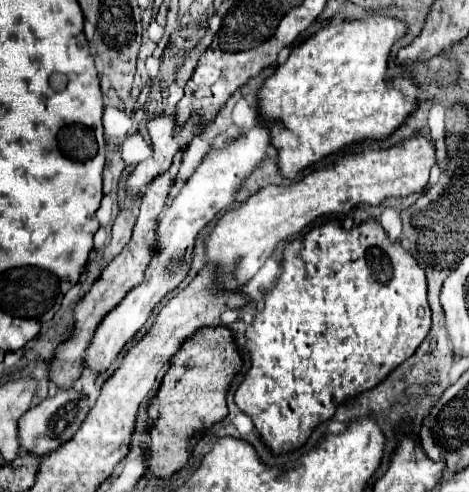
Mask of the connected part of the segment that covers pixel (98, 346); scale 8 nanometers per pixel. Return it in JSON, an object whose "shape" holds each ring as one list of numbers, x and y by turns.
{"shape":[[258,123,250,129,246,137,234,139,226,143,220,151,210,153,202,159,186,187,180,189,180,193,166,205,160,225,158,225,158,245,154,251,154,257,146,269,144,281,134,287,98,325,94,339,84,353,84,367,92,369,94,373,104,373,112,359,122,351,122,347,144,327,146,319,150,317,152,309,164,299,170,289,176,289,184,277,190,271,192,257,194,257,194,241,198,233,216,217,218,211,230,207,236,199,236,191,242,187,248,173,252,173,258,163,266,157,266,151,270,147,270,133,268,129]]}

